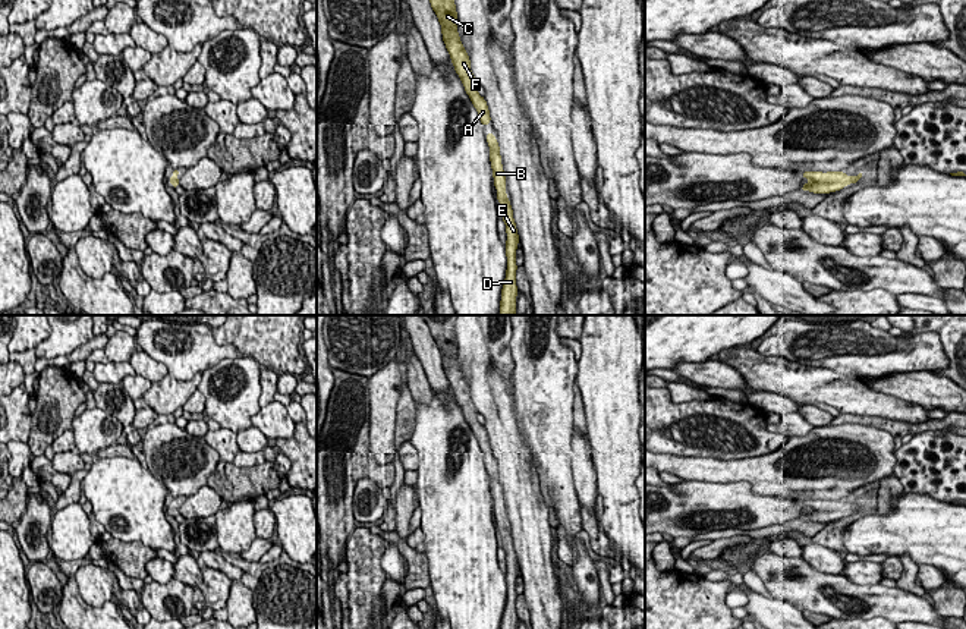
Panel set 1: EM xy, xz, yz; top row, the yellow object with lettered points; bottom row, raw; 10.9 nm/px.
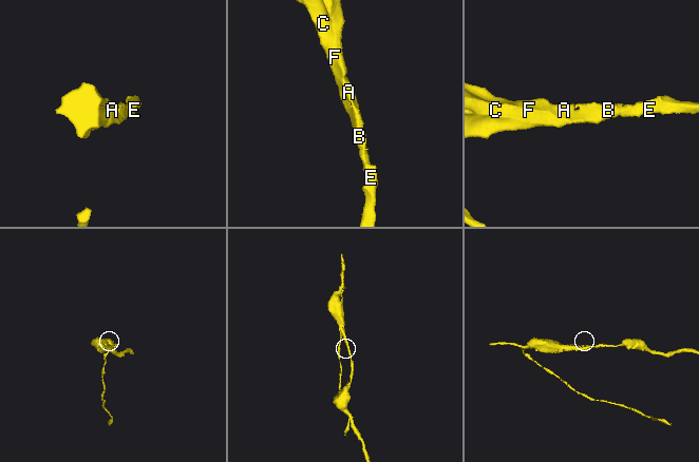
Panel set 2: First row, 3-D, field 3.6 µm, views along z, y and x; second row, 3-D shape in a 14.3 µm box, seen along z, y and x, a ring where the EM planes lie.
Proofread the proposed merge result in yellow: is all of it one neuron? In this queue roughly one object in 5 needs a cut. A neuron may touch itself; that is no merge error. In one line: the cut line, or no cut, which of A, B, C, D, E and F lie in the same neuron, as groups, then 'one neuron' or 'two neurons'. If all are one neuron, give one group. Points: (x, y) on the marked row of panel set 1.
no cut; A B C D E F; one neuron

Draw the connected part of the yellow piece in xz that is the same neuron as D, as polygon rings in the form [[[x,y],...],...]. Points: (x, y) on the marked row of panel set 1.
[[[487,133],[487,142],[490,147],[490,161],[493,169],[494,186],[498,191],[497,201],[501,205],[503,221],[506,224],[507,240],[506,246],[506,257],[507,257],[507,270],[506,279],[501,289],[501,301],[500,301],[500,315],[516,315],[516,296],[517,296],[517,286],[516,286],[516,249],[519,243],[519,235],[516,229],[516,223],[513,218],[513,210],[510,205],[510,199],[506,195],[506,174],[501,164],[500,147],[495,141],[494,133]]]

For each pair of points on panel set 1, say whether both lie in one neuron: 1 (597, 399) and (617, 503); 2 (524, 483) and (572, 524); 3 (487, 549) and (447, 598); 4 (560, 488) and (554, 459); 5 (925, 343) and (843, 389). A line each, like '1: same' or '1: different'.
1: same
2: different
3: same
4: same
5: different

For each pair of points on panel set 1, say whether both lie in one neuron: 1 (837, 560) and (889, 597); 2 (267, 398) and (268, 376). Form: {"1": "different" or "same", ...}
{"1": "different", "2": "same"}

